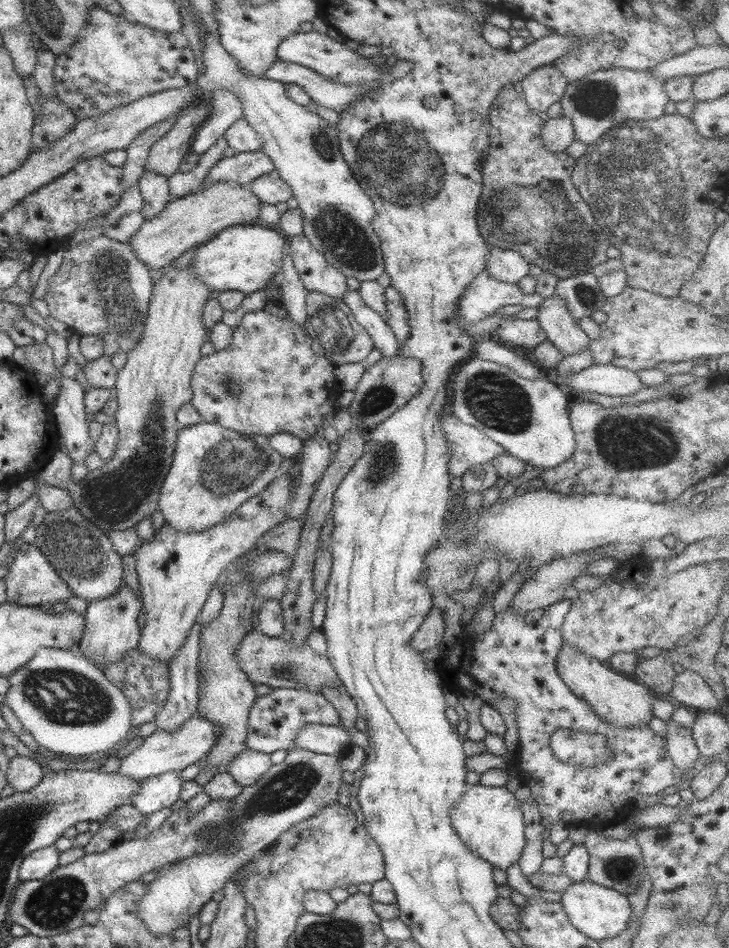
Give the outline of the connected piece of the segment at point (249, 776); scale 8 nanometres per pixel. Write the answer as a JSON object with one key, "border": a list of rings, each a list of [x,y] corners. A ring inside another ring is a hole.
{"border":[[[244,749],[237,754],[227,766],[233,779],[243,787],[252,786],[269,769],[272,768],[270,754]]]}

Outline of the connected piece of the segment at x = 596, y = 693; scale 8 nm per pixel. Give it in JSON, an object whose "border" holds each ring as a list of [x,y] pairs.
{"border":[[[563,641],[563,647],[557,657],[556,668],[560,678],[566,683],[568,689],[576,695],[576,697],[584,700],[584,703],[591,708],[600,718],[609,722],[612,726],[644,726],[645,724],[656,724],[656,720],[651,711],[651,703],[653,704],[657,698],[657,694],[652,692],[647,686],[640,684],[638,681],[626,678],[624,675],[618,674],[613,669],[602,665],[602,663],[594,658],[582,654],[575,646]]]}

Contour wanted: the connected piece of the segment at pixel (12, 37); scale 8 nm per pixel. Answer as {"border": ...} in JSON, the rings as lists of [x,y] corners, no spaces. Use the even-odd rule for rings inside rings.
{"border":[[[20,29],[2,31],[3,46],[11,54],[14,68],[22,80],[34,76],[38,42],[30,33]]]}

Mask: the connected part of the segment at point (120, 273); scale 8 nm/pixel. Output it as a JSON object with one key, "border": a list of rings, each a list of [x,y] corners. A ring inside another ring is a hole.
{"border":[[[102,234],[65,250],[58,271],[49,280],[43,300],[49,306],[50,316],[64,322],[73,333],[100,337],[104,341],[103,354],[111,358],[113,354],[131,351],[137,345],[144,332],[153,283],[149,268],[136,258],[129,243],[118,242]]]}

